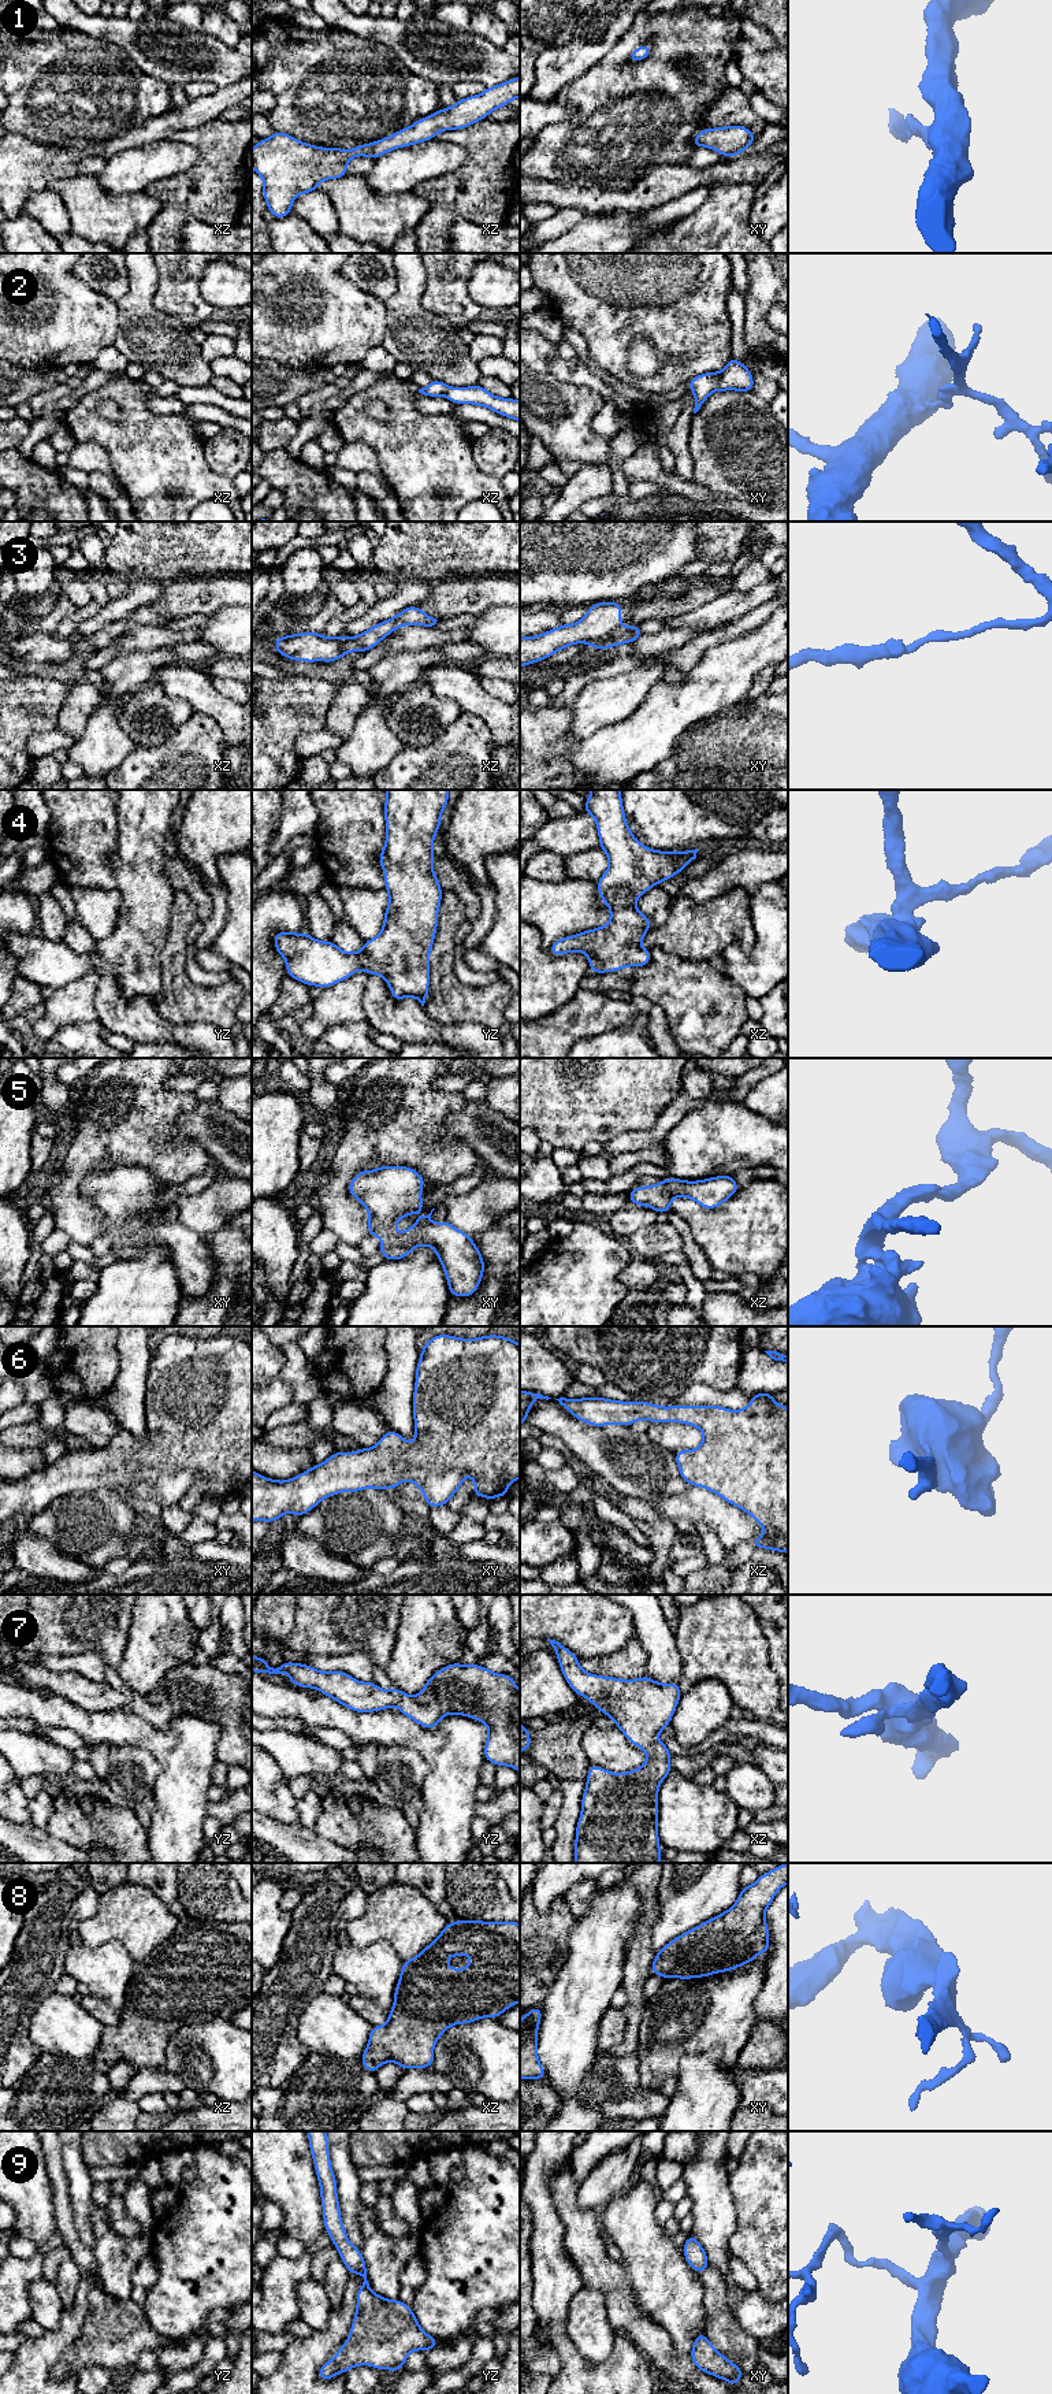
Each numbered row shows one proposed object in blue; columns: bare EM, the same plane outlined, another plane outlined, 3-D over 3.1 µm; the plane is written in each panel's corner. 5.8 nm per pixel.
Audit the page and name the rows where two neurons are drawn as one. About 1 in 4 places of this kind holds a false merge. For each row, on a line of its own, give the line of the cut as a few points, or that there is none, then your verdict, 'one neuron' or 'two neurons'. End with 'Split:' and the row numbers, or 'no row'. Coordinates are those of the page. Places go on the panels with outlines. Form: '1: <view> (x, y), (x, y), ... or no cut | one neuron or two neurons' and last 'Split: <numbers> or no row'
1: no cut | one neuron
2: xy (720, 372), (720, 379), (713, 389) | two neurons
3: xy (620, 627), (594, 646) | two neurons
4: no cut | one neuron
5: no cut | one neuron
6: no cut | one neuron
7: no cut | one neuron
8: no cut | one neuron
9: no cut | one neuron
Split: 2, 3

